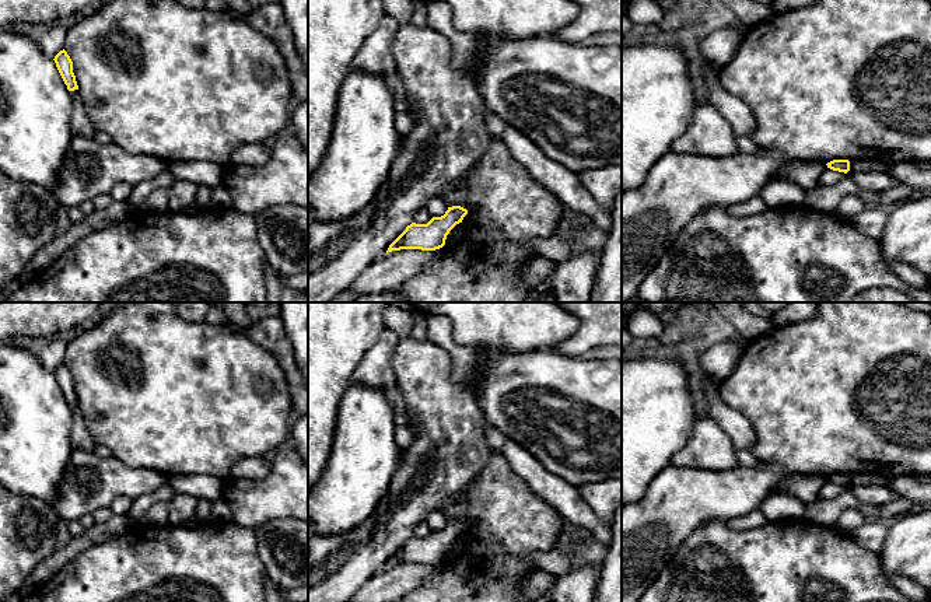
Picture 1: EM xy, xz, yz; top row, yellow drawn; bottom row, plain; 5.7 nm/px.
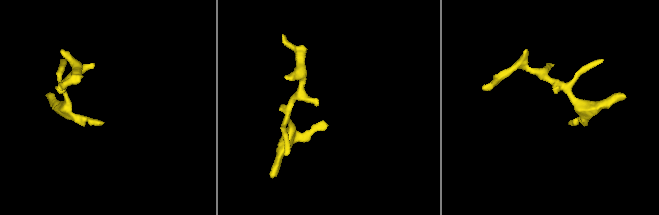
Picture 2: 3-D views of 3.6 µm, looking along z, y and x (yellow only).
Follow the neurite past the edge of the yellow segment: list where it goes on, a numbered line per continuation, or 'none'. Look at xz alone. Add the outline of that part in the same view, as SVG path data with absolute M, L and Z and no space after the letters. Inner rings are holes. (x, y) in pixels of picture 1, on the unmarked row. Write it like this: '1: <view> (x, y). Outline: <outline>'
none

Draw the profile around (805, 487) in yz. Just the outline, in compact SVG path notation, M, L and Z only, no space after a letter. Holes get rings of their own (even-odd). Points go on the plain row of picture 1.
M791 475L780 483L777 493L794 496L805 505L811 505L818 500L826 482L825 476L818 475Z

